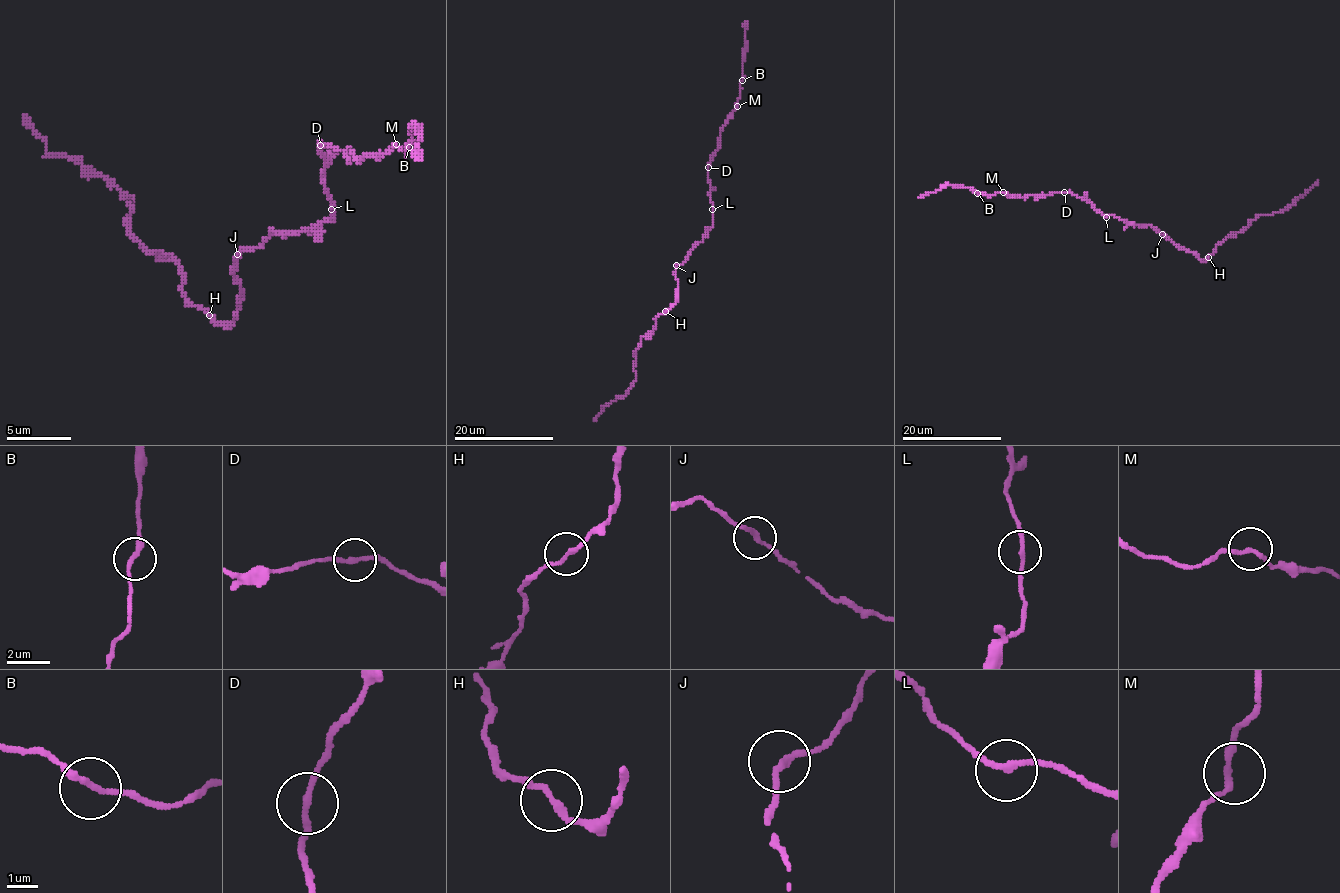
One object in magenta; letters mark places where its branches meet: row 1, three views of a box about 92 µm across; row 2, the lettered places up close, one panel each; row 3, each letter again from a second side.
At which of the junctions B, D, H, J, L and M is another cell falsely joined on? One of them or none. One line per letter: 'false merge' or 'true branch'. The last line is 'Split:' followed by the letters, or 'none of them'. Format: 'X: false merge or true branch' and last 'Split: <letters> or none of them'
B: true branch
D: true branch
H: true branch
J: true branch
L: true branch
M: true branch
Split: none of them

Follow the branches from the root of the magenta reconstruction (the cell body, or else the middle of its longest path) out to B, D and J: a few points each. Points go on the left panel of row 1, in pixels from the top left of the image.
B: (292, 234), (315, 231), (334, 215), (321, 144), (354, 150), (360, 160), (396, 144), (405, 153), (409, 147)
D: (292, 234), (315, 231), (334, 215), (331, 196), (325, 186), (325, 160), (318, 147), (321, 144)
J: (292, 234), (273, 231), (257, 247), (237, 254)

